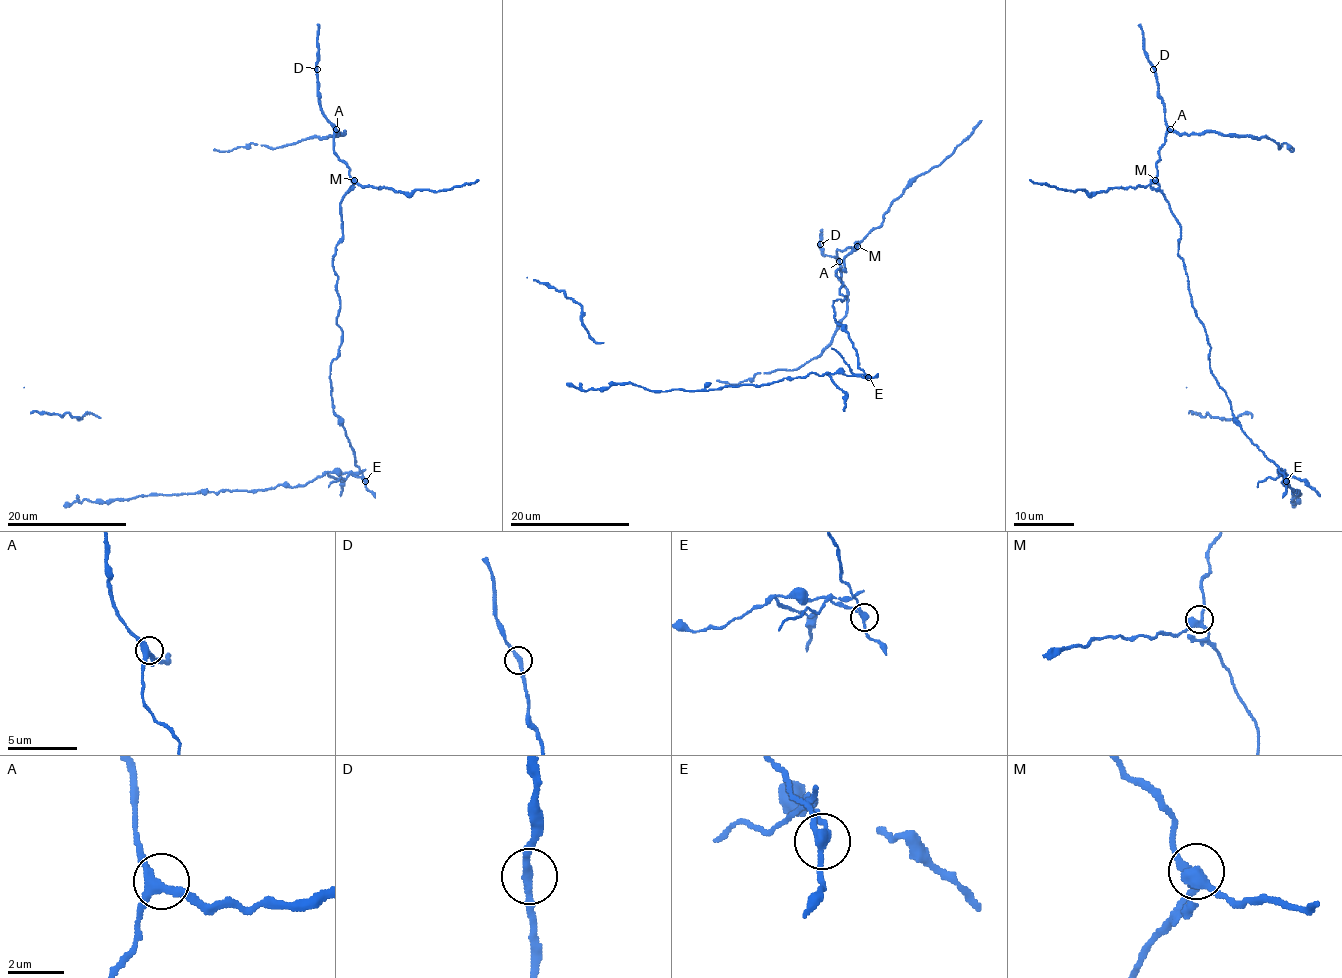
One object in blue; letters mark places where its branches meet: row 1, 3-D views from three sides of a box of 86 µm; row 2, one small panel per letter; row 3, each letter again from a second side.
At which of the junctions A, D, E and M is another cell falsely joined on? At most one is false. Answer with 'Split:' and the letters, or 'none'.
Split: E

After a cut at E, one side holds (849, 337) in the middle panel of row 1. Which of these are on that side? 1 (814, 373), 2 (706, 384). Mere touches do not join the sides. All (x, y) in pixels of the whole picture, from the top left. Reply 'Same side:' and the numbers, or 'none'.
Same side: none

